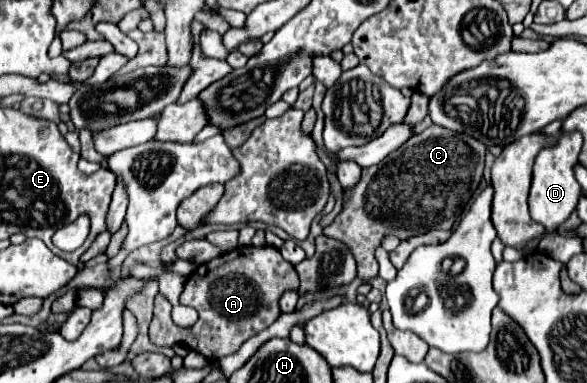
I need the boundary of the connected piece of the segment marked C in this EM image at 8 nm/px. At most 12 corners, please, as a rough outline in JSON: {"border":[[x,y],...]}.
{"border":[[433,124],[343,194],[325,234],[357,276],[383,236],[449,230],[485,146]]}

